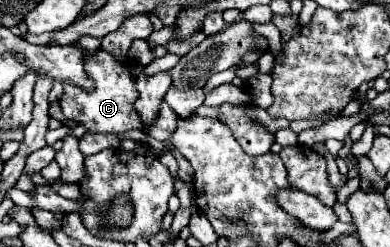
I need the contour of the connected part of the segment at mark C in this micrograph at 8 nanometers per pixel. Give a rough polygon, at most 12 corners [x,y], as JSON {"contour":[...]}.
{"contour":[[85,53],[93,91],[63,83],[67,121],[89,133],[141,130],[127,63]]}

